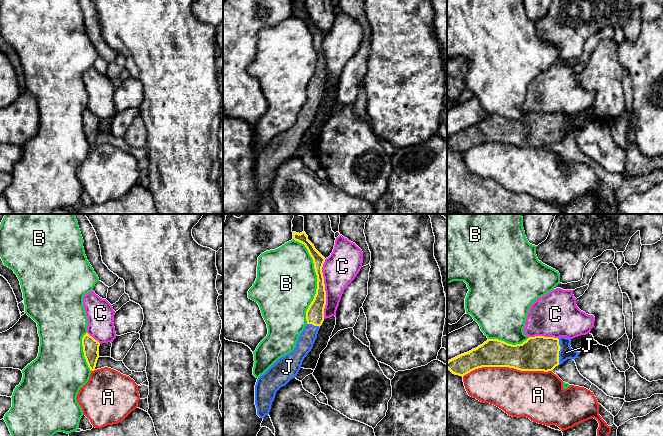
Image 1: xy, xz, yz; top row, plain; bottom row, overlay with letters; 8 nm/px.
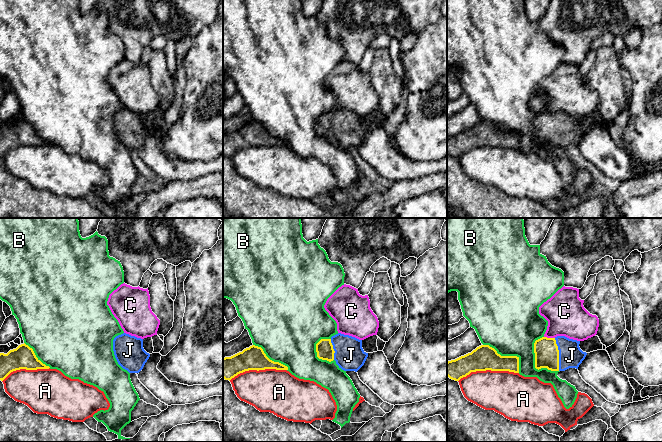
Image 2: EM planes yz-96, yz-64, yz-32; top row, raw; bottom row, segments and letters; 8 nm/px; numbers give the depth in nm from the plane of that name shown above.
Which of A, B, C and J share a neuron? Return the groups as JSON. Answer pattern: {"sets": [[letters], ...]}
{"sets": [["A"], ["B"], ["C"], ["J"]]}

